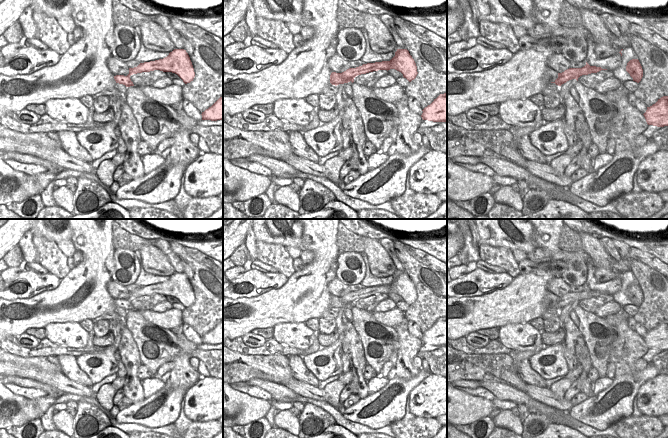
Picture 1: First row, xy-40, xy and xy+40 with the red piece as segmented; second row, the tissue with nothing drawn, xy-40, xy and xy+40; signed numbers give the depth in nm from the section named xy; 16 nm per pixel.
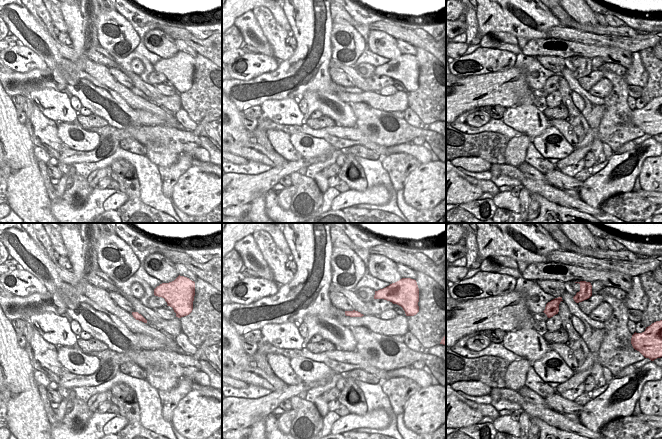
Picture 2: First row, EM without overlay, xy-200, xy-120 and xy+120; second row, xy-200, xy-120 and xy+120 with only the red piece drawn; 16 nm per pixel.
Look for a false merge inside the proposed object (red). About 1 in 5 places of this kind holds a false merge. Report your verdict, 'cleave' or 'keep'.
keep

